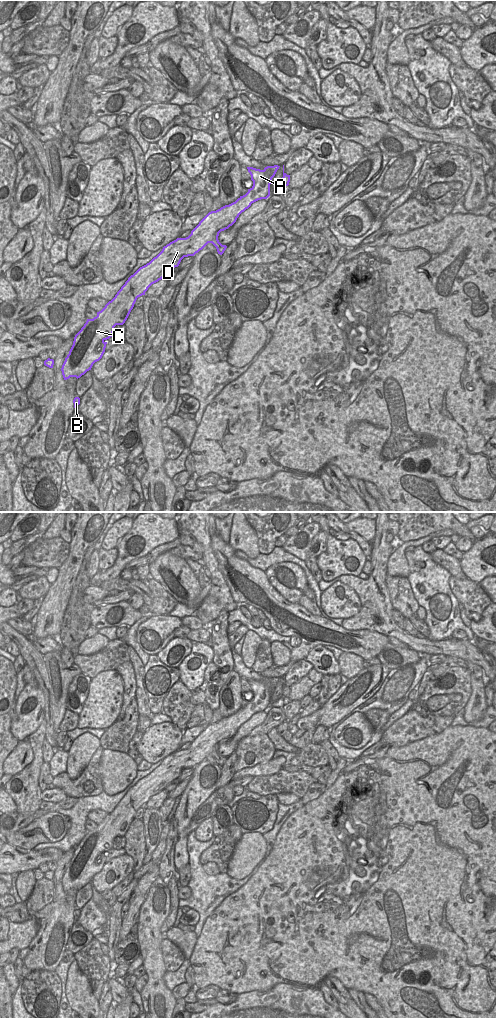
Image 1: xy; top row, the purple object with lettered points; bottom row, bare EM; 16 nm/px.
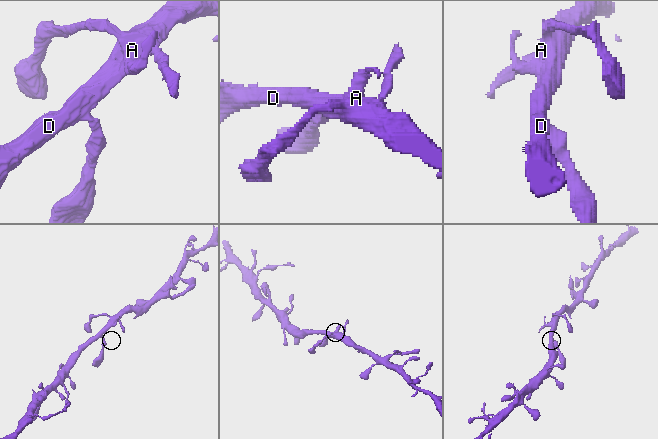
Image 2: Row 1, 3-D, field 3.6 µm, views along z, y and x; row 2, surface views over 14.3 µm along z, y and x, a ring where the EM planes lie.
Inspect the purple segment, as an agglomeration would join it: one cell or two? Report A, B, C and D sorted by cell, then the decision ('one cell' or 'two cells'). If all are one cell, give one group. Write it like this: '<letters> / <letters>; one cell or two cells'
A B C D; one cell

